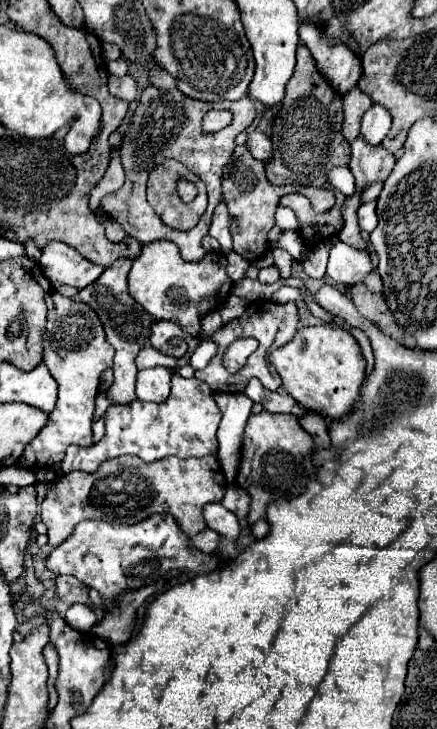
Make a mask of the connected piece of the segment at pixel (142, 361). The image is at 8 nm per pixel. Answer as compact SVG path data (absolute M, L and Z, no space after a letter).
M144 346L138 356L136 356L136 366L138 368L152 368L152 366L168 366L168 368L176 368L178 362L172 356L164 356L160 354L156 348L152 346Z

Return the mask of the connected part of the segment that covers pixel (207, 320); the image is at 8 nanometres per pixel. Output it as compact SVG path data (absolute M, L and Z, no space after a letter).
M213 311L204 316L202 320L202 332L212 334L214 330L218 330L223 326L223 321L218 311Z

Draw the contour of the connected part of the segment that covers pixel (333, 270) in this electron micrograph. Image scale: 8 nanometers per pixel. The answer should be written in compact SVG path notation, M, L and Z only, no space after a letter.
M334 242L328 258L328 276L338 284L358 284L374 270L370 252L358 250L344 242Z

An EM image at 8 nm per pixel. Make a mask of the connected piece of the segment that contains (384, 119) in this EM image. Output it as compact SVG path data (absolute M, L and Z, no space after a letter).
M378 104L370 106L368 112L362 116L362 124L360 124L360 136L370 144L370 146L378 146L384 136L388 134L392 124L392 118L388 116L388 112L384 112L384 108L380 108Z

